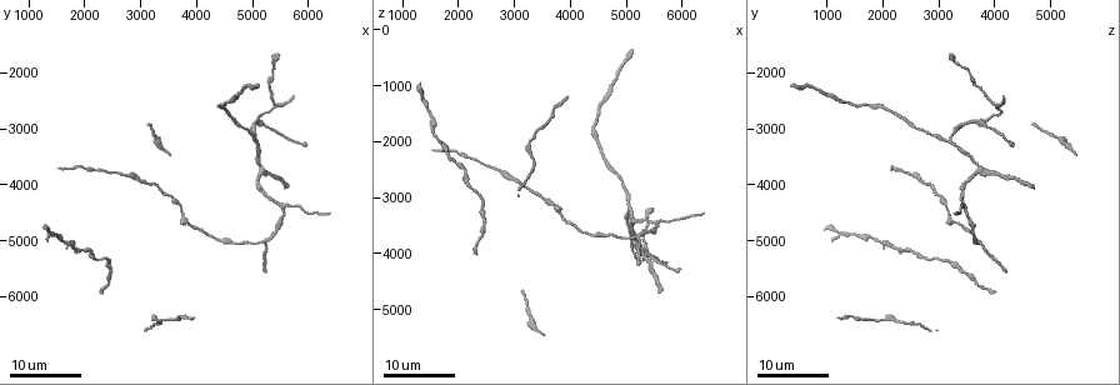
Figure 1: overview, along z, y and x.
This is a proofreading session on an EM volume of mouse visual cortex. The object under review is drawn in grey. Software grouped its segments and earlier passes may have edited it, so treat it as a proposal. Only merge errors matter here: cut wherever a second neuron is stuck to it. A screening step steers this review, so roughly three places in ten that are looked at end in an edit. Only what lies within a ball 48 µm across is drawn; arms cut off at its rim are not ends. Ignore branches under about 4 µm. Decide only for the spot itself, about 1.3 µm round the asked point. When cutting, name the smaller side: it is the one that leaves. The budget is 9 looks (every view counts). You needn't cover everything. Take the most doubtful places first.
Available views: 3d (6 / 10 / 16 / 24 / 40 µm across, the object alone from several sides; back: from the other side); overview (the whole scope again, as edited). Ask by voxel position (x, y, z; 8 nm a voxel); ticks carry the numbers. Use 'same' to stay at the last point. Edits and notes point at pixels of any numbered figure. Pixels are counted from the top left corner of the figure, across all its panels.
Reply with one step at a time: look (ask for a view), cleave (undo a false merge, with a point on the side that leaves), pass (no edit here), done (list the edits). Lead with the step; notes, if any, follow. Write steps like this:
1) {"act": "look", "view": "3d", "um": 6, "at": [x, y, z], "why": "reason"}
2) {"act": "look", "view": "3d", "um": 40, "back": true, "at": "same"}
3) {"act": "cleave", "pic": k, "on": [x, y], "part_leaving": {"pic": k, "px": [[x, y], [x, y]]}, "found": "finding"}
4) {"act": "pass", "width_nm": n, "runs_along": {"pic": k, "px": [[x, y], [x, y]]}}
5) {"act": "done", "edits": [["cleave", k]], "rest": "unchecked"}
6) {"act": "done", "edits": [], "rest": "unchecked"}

{"act": "look", "view": "3d", "um": 24, "at": [5600, 4400, 3450], "why": "side arm on a straight run"}

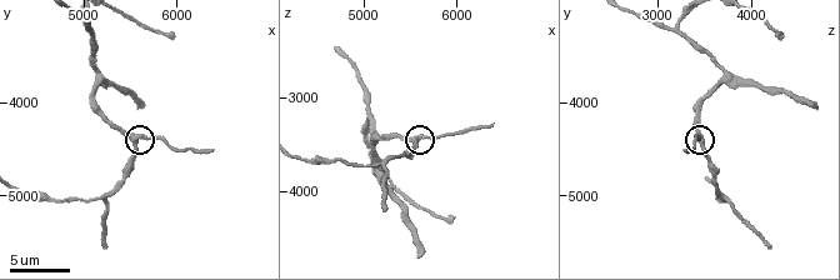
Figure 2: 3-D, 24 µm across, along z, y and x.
{"act": "look", "view": "3d", "um": 6, "at": "same"}

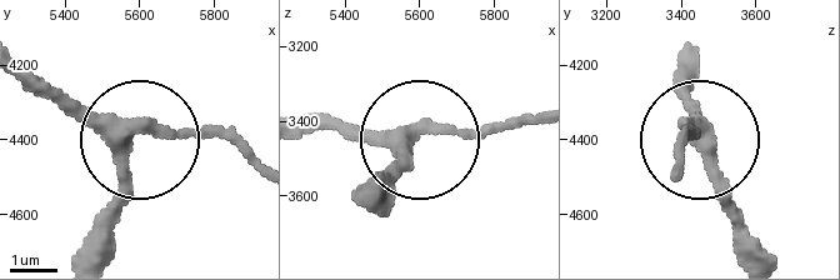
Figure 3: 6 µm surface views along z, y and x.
{"act": "pass", "arms": 3, "runs_along": {"pic": 3, "px": [[355, 200], [426, 133], [518, 129]]}, "found": "all the same neuron"}

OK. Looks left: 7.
{"act": "look", "view": "3d", "um": 10, "at": [5250, 5050, 3700]}

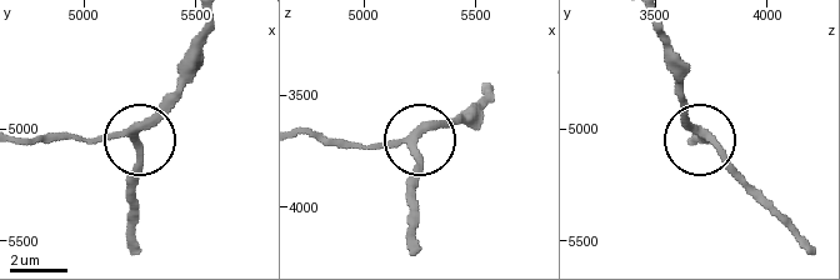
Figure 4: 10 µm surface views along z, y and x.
{"act": "pass", "runs_along": {"pic": 4, "px": [[301, 135], [373, 149], [414, 144], [416, 211]]}, "found": "all the same neuron"}

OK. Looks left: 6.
{"act": "look", "view": "3d", "um": 10, "at": [5150, 3700, 3750], "why": "two arms in line, one across"}

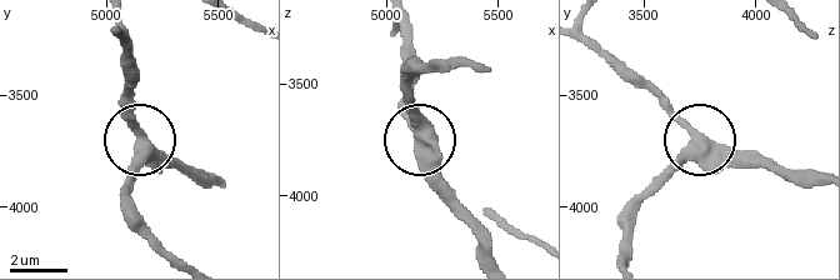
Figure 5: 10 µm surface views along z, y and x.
{"act": "pass", "side_arm_um": 9, "arms": 3, "found": "one neuron here"}

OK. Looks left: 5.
{"act": "look", "view": "3d", "um": 10, "at": [5050, 3200, 3150], "why": "arms part here"}

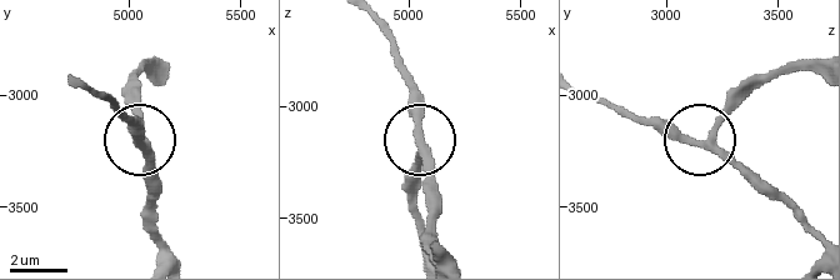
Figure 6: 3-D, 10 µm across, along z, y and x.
{"act": "look", "view": "3d", "um": 6, "at": [5060, 3200, 3200]}

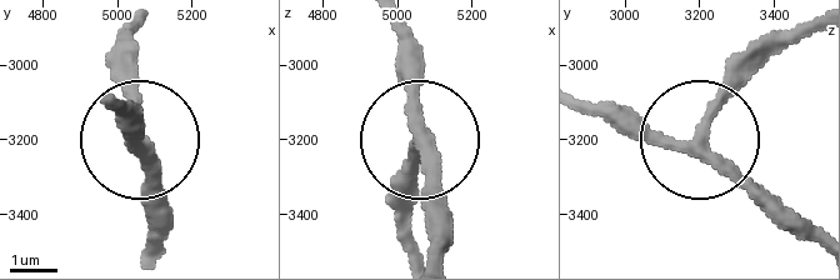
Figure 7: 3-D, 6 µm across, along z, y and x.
{"act": "pass", "arms": 3, "runs_along": {"pic": 7, "px": [[436, 258], [436, 175], [413, 115], [405, 31]]}, "found": "continuous, no second neuron"}

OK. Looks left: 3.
{"act": "look", "view": "3d", "um": 24, "at": [5150, 2900, 3800], "why": "arms part here"}

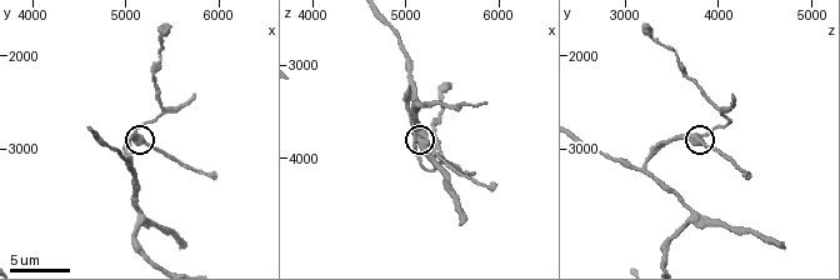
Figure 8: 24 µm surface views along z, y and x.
{"act": "look", "view": "3d", "um": 10, "at": [5100, 2900, 3800]}

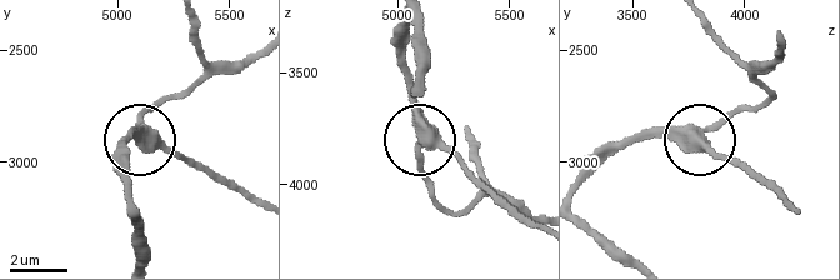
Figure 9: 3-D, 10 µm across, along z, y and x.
{"act": "pass", "arms": 3, "found": "one neuron here"}

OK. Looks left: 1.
{"act": "done", "edits": [], "rest": "unchecked"}

